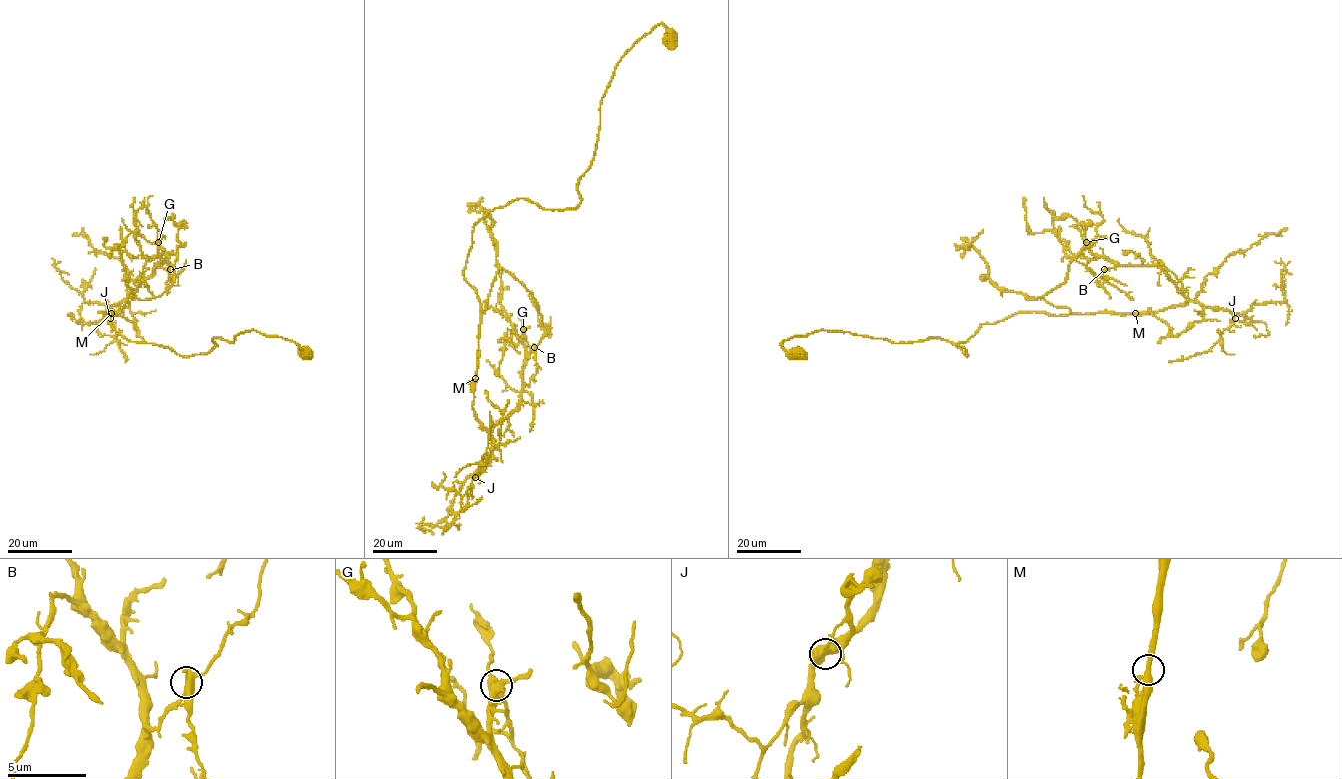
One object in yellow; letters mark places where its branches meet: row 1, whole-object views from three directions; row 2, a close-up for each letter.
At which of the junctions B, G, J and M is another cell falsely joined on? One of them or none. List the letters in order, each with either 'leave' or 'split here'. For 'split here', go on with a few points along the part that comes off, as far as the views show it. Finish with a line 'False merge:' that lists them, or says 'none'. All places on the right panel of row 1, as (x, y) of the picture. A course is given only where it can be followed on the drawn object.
B: leave
G: leave
J: leave
M: leave
False merge: none

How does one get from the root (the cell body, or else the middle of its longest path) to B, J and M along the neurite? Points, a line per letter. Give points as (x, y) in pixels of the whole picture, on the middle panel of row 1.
B: (670, 39), (656, 25), (616, 66), (576, 208), (517, 198), (473, 226), (487, 429), (518, 407), (534, 347)
J: (670, 39), (656, 25), (616, 66), (576, 208), (517, 198), (473, 226), (472, 409), (494, 443), (475, 477)
M: (670, 39), (656, 25), (616, 66), (576, 208), (517, 198), (473, 226), (463, 274), (480, 305), (475, 378)

